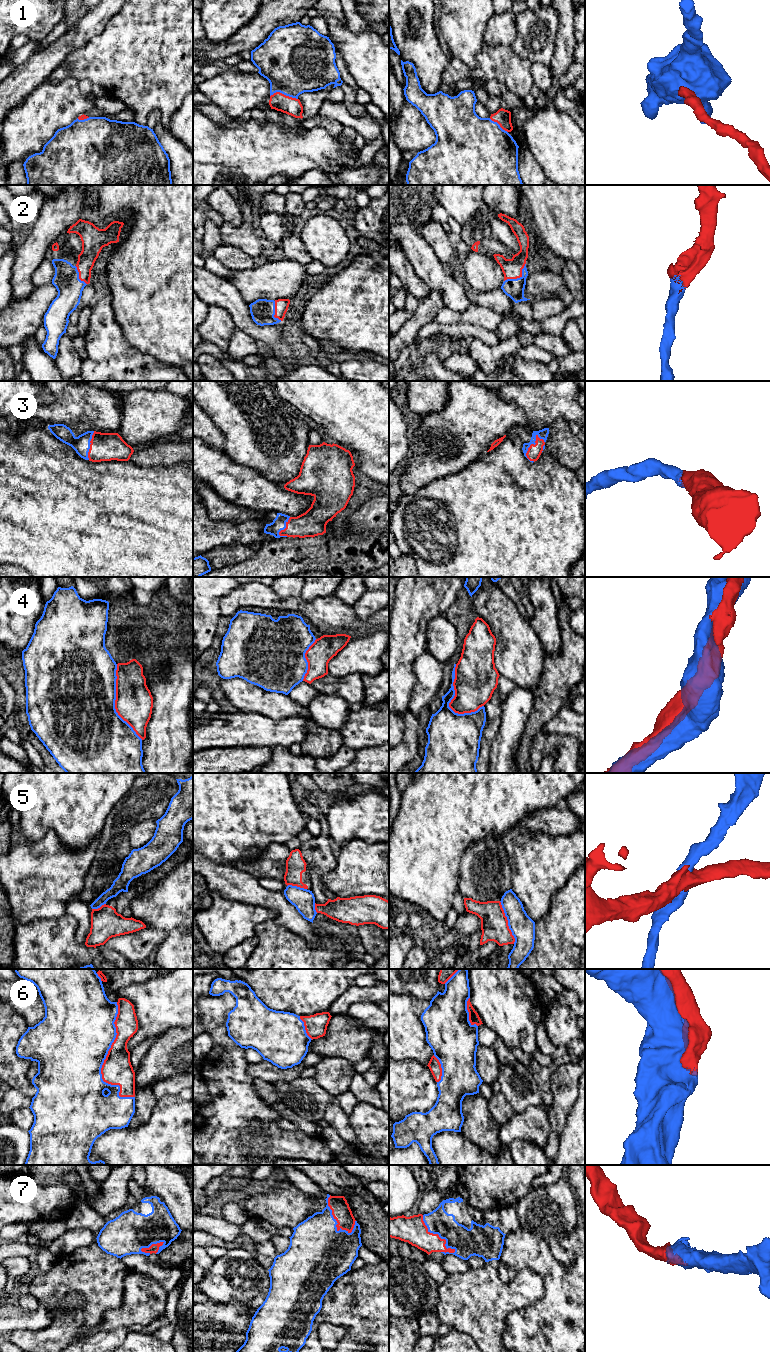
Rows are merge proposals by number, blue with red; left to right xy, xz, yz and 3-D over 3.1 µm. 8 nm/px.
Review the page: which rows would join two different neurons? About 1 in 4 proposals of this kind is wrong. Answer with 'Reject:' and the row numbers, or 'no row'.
Reject: 5

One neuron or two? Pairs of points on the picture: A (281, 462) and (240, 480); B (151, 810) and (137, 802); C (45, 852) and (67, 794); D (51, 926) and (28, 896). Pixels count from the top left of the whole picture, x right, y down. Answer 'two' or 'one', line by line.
A: two
B: one
C: two
D: two

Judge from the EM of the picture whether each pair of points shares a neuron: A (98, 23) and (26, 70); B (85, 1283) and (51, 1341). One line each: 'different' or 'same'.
A: same
B: same

